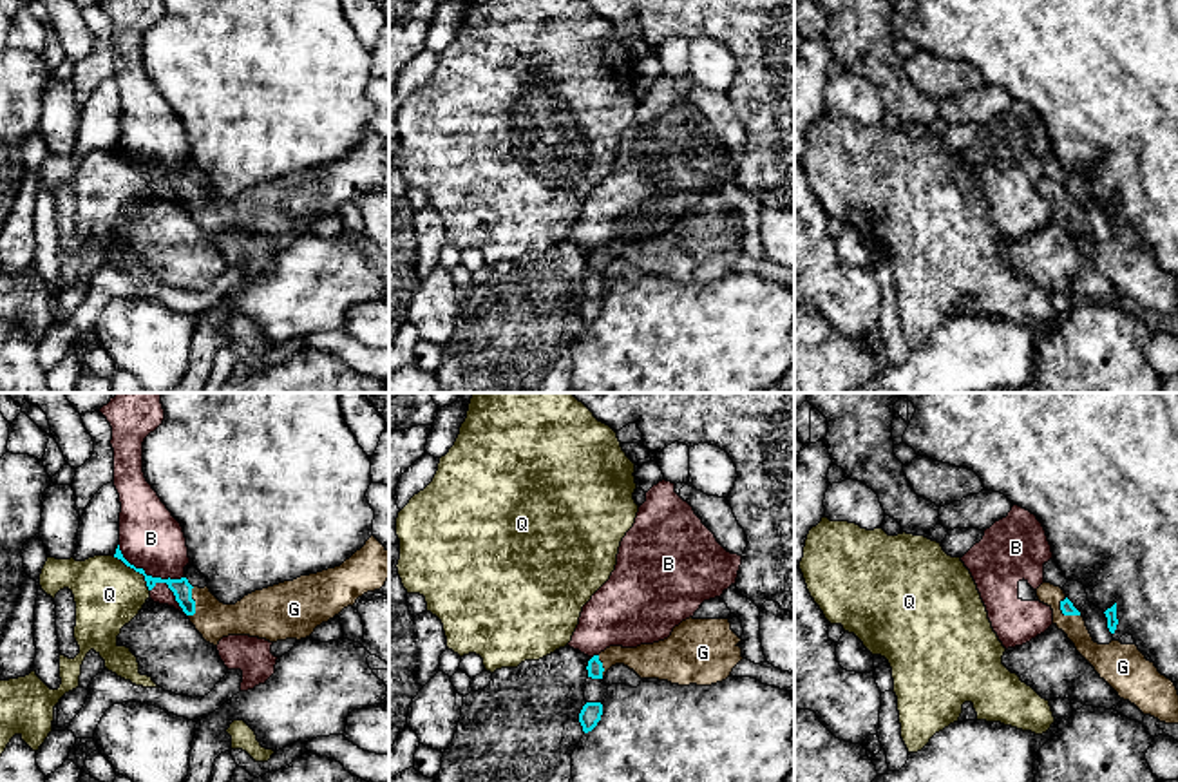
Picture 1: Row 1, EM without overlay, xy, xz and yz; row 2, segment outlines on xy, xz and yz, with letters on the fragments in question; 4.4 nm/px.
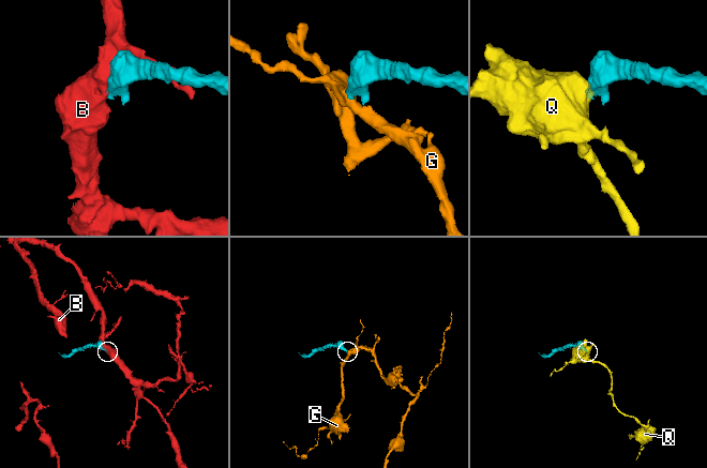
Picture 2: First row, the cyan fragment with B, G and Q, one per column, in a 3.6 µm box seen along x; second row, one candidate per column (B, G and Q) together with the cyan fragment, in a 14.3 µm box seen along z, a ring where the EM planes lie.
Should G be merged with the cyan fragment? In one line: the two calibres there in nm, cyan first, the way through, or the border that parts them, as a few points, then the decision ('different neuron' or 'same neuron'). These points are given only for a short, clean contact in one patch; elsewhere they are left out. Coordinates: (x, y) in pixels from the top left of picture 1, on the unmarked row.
60/120 nm | same neuron

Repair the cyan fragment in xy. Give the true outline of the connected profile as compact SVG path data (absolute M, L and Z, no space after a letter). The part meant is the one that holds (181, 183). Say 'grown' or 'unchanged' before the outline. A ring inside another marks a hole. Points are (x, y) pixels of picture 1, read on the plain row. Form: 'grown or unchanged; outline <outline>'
grown; outline M371 130L340 161L300 170L244 190L235 199L221 197L208 181L192 181L186 172L161 174L130 159L119 139L114 152L145 170L148 185L166 177L190 217L214 241L228 230L250 230L270 237L306 234L317 221L353 201L389 174L389 145Z

